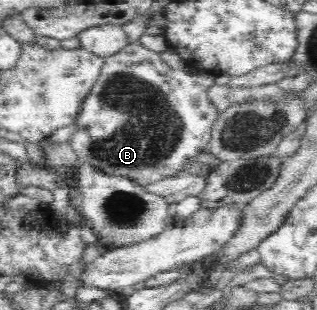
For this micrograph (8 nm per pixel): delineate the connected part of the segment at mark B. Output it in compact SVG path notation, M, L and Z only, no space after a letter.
M140 40L129 43L121 52L115 53L105 57L104 67L102 67L101 75L96 80L90 93L85 97L81 105L81 111L77 115L77 131L70 137L70 142L74 151L78 155L78 161L87 161L94 167L101 169L108 175L123 177L134 183L156 184L164 180L169 180L171 177L176 177L186 174L186 167L188 165L196 165L198 162L198 155L200 153L208 153L210 141L213 140L213 127L218 120L221 119L222 111L214 105L212 97L209 96L210 88L216 83L214 77L199 72L199 74L192 74L185 71L185 69L172 68L166 64L161 52L155 52L142 45Z

